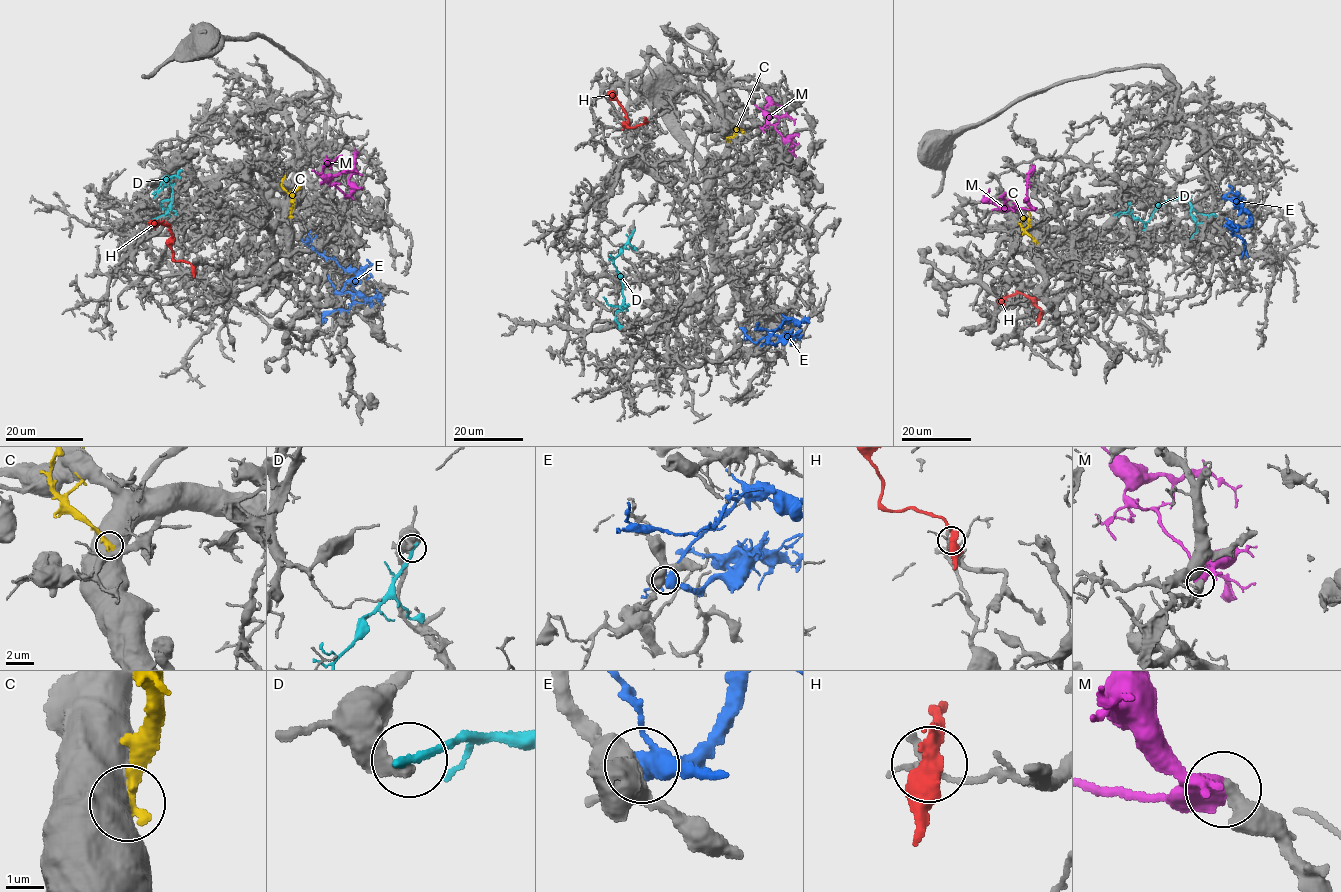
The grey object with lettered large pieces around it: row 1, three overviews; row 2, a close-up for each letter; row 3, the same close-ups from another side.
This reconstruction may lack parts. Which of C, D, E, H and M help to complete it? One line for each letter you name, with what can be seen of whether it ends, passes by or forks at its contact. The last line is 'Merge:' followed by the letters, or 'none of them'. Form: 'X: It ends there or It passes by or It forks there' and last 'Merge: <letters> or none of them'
M: It passes by
Merge: M

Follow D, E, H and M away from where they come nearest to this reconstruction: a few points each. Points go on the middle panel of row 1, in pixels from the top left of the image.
D: (633, 231), (614, 261), (625, 306), (624, 303), (621, 306), (610, 306), (603, 297)
E: (767, 342), (774, 344), (786, 336), (768, 335), (754, 342), (745, 332), (743, 340)
H: (644, 121), (627, 127), (625, 111), (609, 91)
M: (785, 142), (775, 127), (767, 121), (764, 110), (771, 104), (782, 107)

